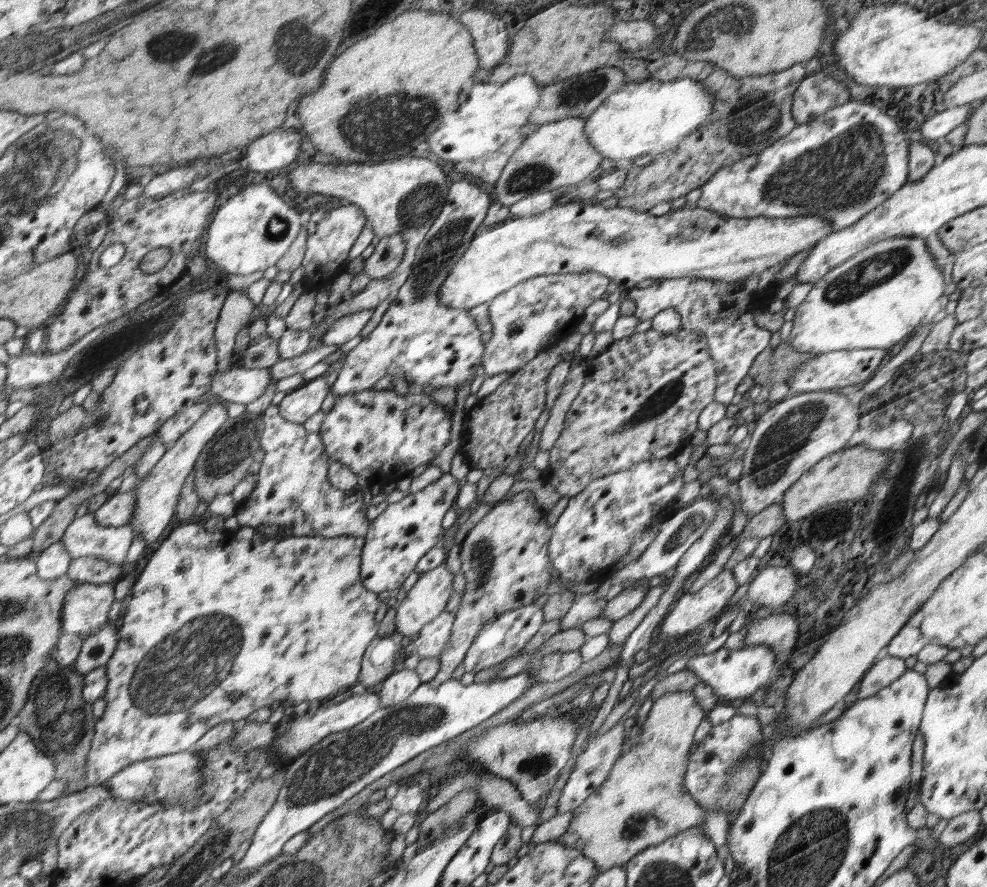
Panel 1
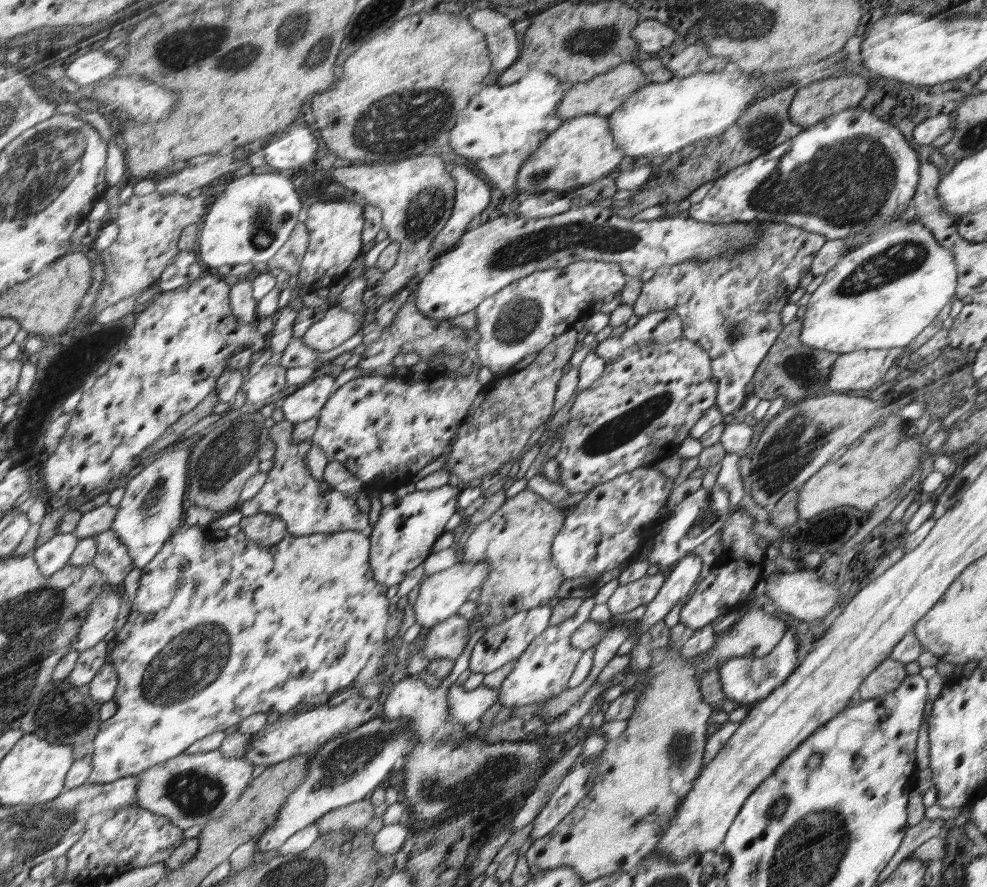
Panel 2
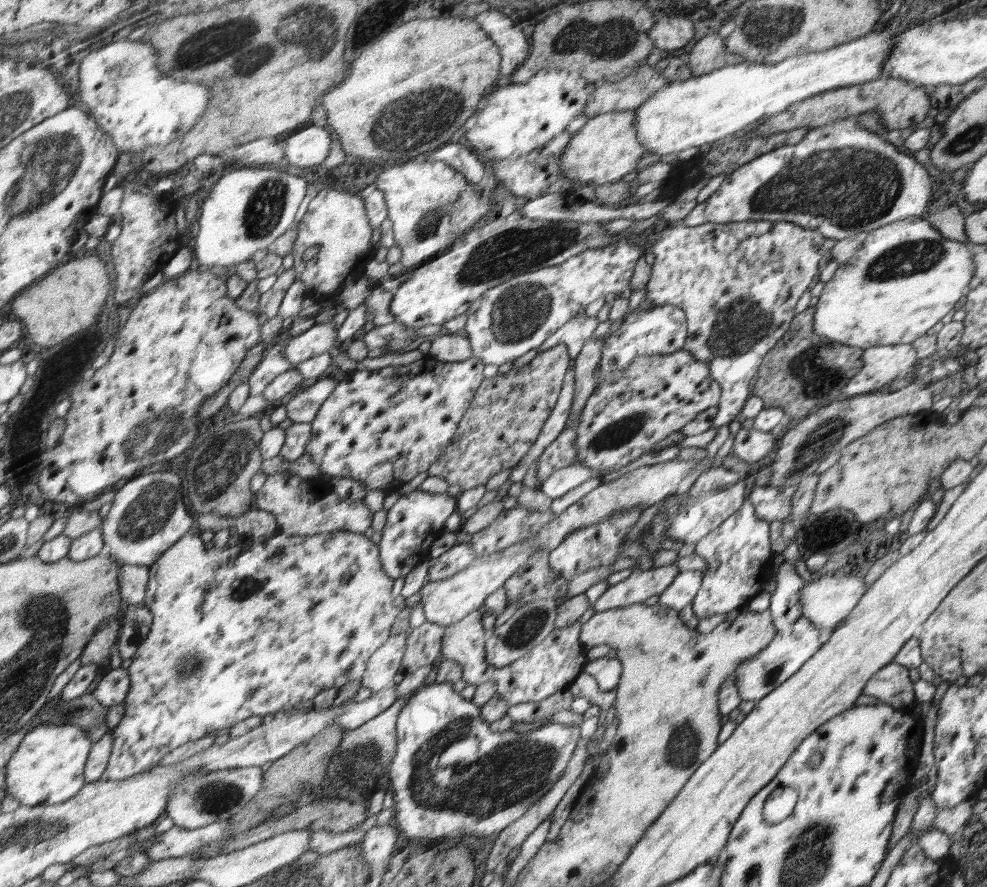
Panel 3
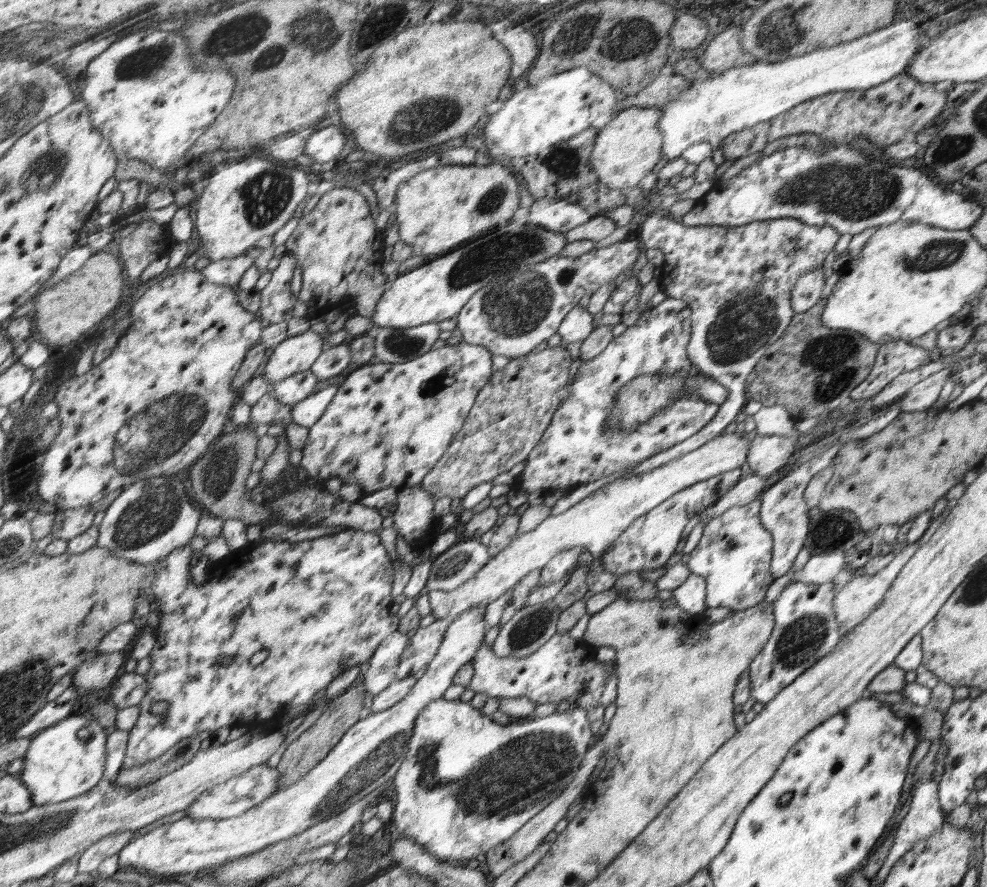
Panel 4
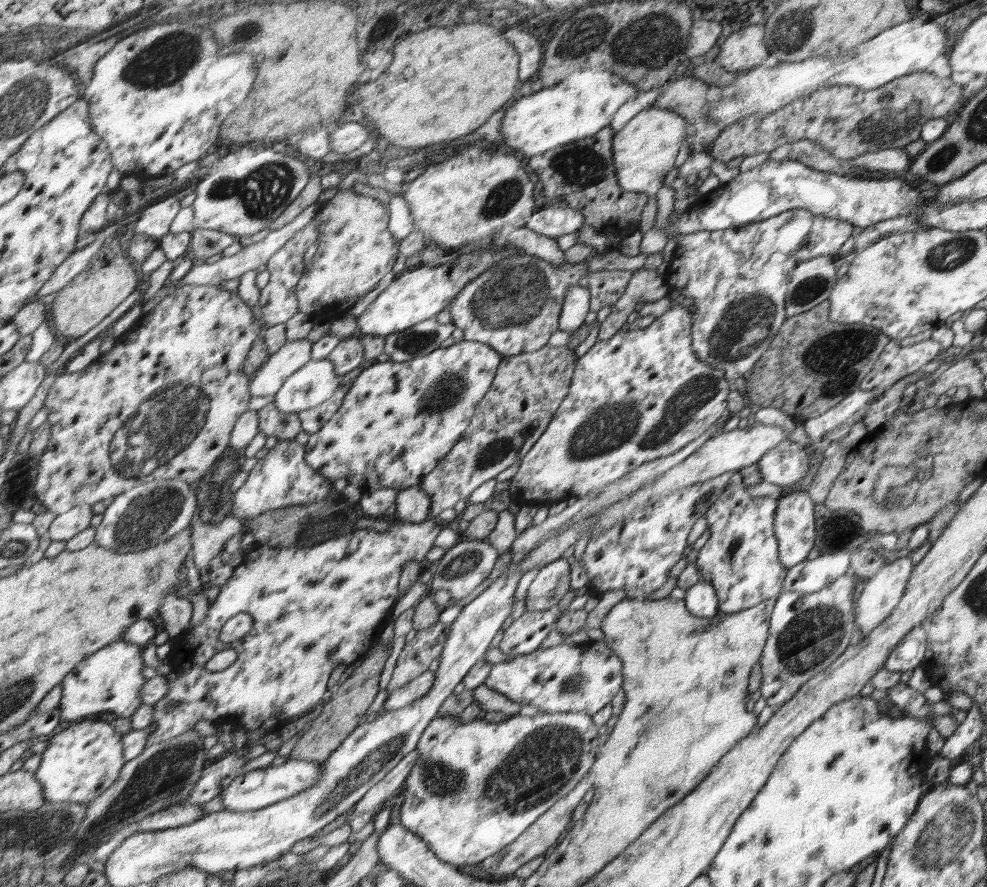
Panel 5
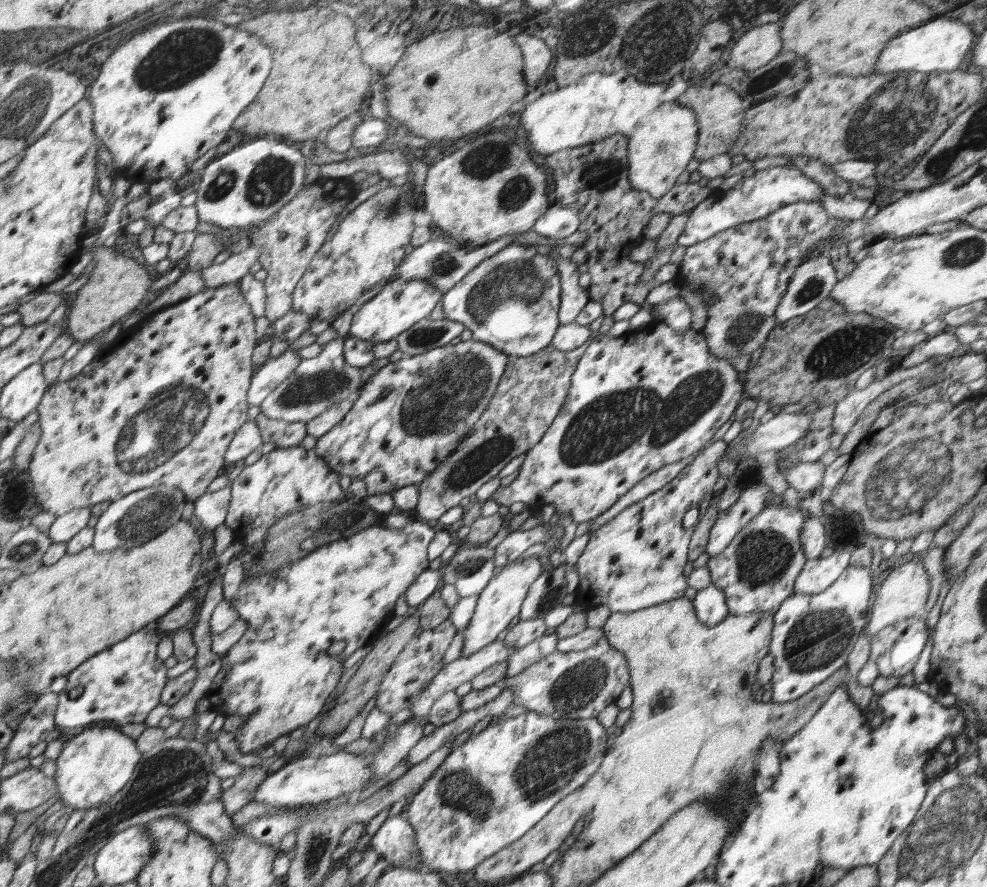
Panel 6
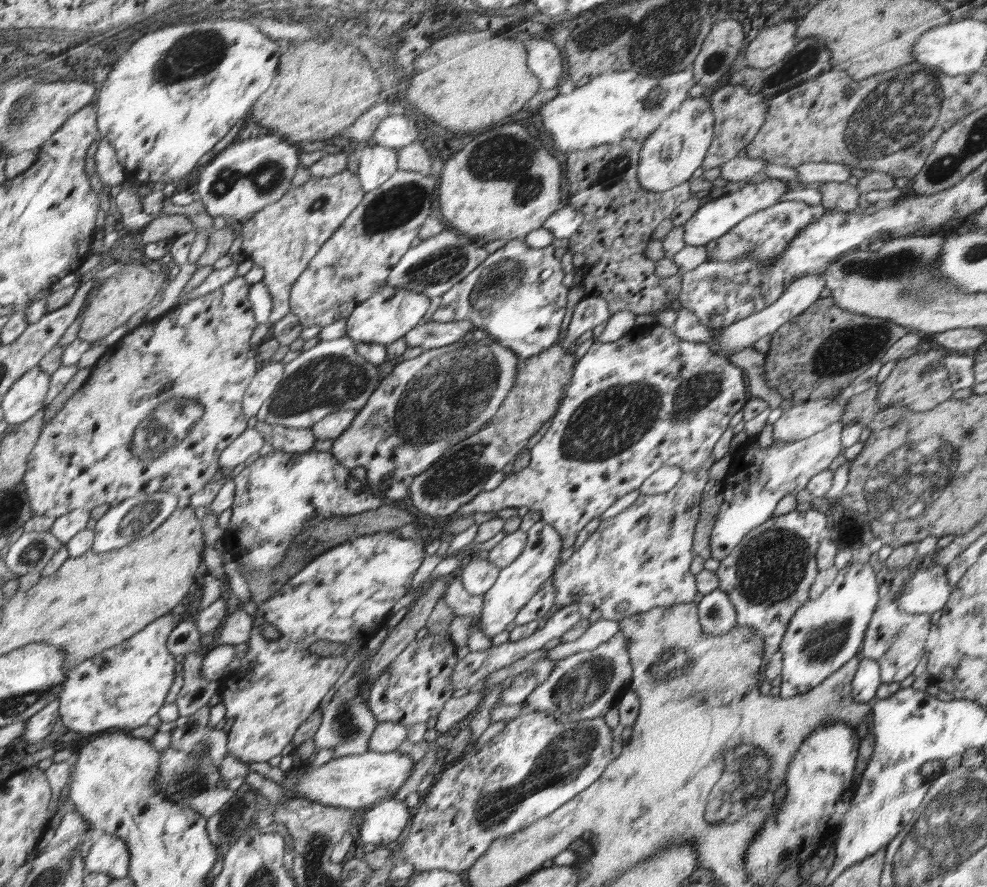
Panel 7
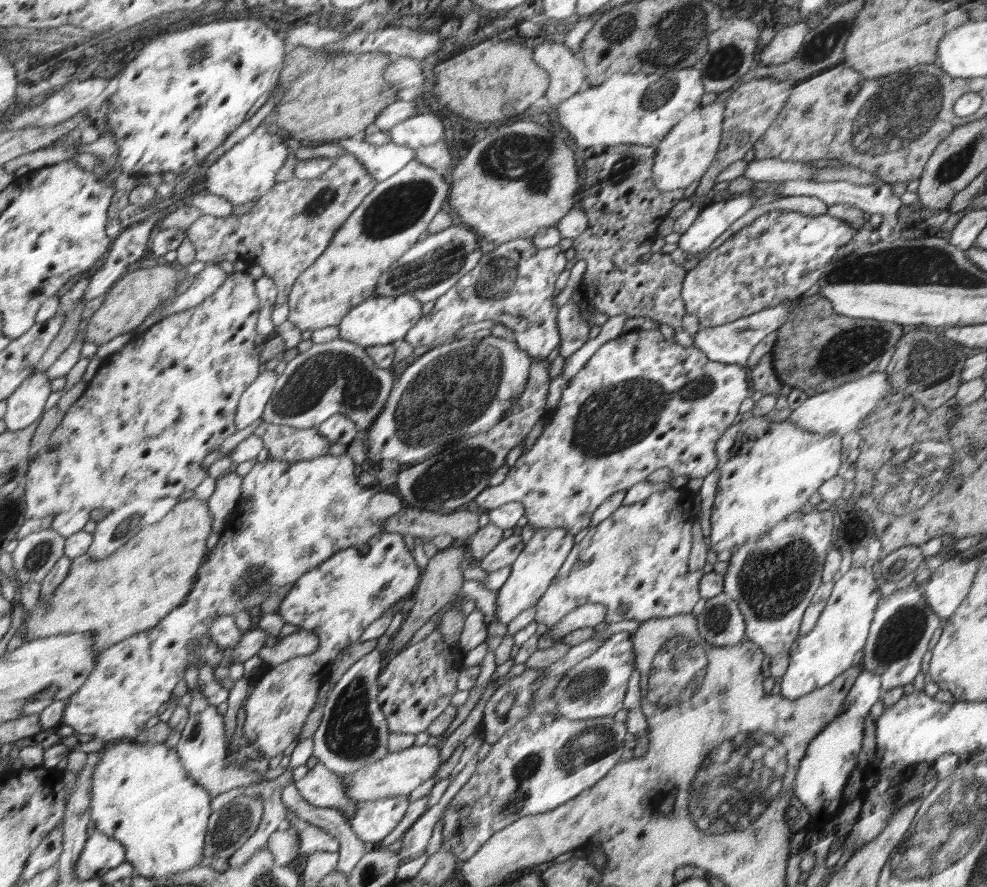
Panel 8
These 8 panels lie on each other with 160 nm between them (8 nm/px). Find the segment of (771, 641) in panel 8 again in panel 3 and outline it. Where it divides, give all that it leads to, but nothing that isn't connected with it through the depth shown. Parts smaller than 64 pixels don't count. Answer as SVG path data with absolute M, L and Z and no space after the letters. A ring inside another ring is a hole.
M746 499L718 528L696 543L695 553L707 566L703 571L701 588L692 602L698 621L723 612L730 614L730 610L744 604L746 598L756 598L771 576L770 566L774 566L775 560L768 540L768 521L754 514L754 507ZM712 554L714 560L710 560ZM726 554L730 556L726 558Z

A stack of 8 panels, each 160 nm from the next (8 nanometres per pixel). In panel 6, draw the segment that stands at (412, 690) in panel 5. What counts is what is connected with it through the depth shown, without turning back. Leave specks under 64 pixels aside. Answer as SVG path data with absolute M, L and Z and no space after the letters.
M496 640L489 647L482 648L470 656L461 656L455 662L446 665L440 671L433 683L425 689L425 694L412 707L413 715L427 716L434 702L446 694L454 691L461 684L471 682L482 670L498 662L506 661L506 658L518 649L510 649L504 645L504 641Z

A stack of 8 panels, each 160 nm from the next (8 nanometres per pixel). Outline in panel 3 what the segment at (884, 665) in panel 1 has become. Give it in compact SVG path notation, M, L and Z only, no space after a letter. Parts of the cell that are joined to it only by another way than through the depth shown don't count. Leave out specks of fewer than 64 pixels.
M893 661L866 682L863 693L900 710L913 706L913 686L909 669Z

